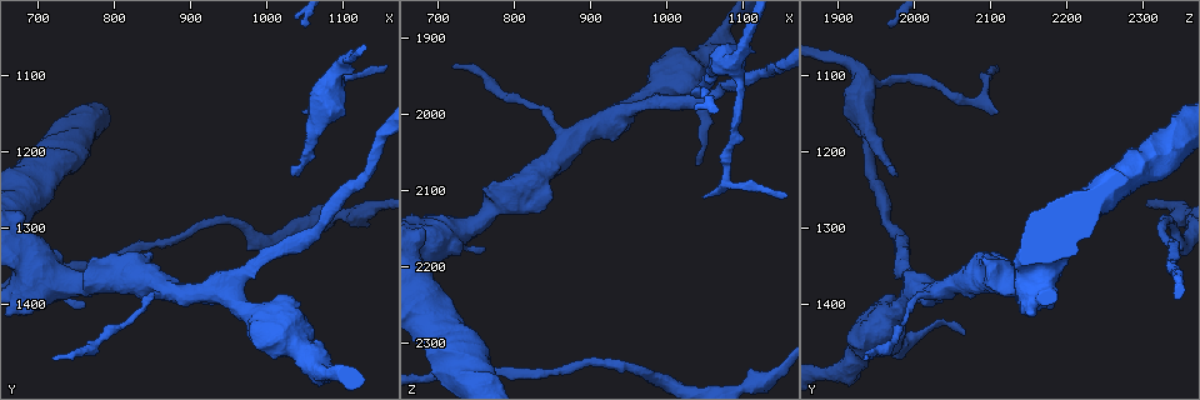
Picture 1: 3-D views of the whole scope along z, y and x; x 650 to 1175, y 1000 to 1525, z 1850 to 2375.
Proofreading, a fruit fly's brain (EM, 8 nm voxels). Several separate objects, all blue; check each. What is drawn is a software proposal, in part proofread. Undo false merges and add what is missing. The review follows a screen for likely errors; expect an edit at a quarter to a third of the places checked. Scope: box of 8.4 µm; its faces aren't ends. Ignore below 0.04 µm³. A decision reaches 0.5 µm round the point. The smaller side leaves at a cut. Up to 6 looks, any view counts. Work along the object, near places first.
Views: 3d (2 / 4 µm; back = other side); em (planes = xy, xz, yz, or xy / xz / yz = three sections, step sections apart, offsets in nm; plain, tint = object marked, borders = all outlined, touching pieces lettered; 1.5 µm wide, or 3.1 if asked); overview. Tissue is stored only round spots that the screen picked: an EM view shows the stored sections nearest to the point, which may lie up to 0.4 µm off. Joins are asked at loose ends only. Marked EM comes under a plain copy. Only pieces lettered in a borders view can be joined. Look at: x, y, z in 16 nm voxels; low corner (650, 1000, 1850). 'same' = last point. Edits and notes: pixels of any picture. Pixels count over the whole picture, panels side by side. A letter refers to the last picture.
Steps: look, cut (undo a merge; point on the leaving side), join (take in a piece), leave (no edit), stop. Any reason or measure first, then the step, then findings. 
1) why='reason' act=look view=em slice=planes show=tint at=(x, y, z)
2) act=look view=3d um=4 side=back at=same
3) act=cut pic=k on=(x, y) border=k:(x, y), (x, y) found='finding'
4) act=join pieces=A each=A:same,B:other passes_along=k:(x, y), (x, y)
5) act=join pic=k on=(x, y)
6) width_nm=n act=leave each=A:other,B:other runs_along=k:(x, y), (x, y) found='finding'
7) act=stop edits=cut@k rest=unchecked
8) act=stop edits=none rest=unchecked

why='branch stops here' act=look view=3d um=4 at=(725, 1470, 1935)

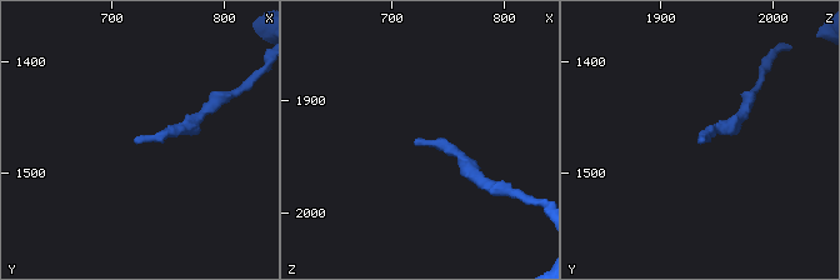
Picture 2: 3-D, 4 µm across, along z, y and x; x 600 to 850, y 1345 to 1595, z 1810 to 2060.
why='now the EM' act=look view=em slice=yz step=8 show=borders at=(718, 1474, 1936)

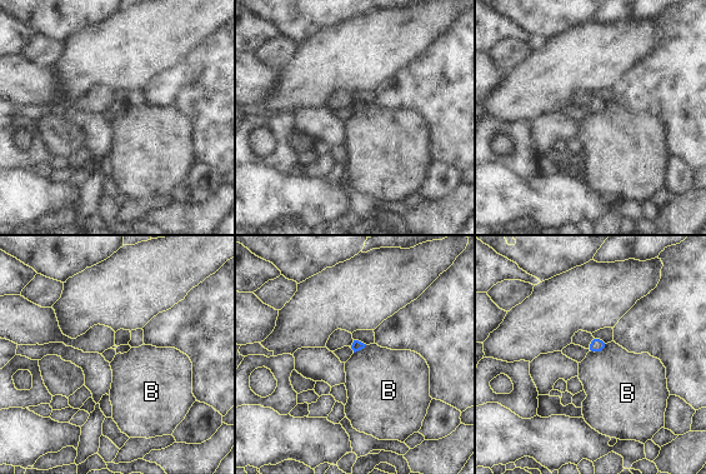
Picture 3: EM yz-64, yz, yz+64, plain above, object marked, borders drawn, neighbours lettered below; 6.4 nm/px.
act=look view=em slice=planes show=borders at=same

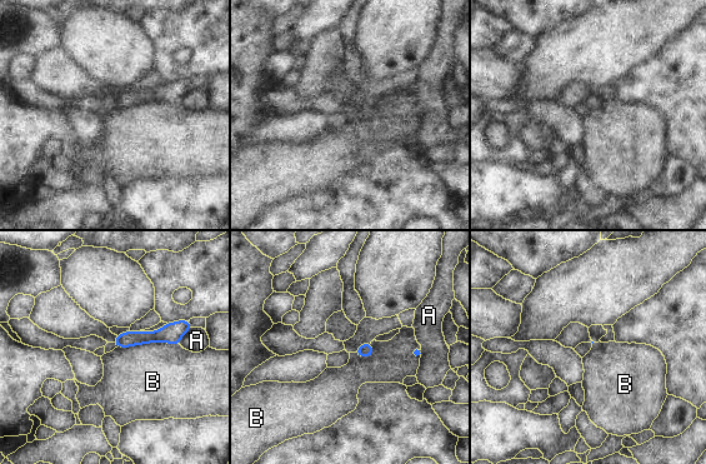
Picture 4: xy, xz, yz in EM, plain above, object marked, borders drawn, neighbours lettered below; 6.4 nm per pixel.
longest_contact=B:400nm act=leave each=A:other,B:other found='none of them fits'

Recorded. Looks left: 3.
why='thin neck' act=look view=em slice=planes show=borders at=(840, 1410, 1990)

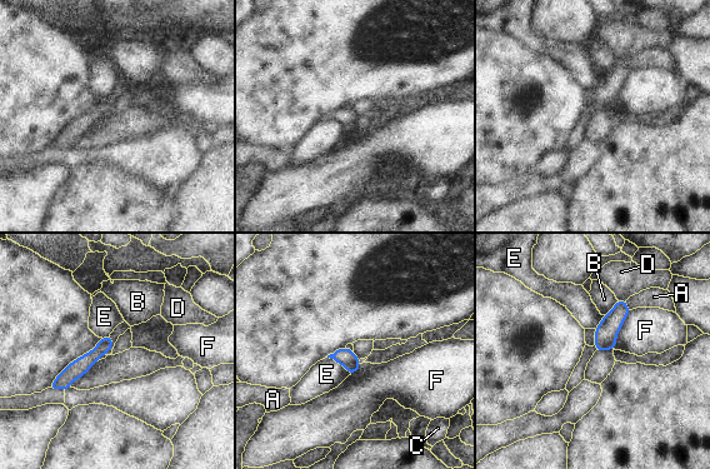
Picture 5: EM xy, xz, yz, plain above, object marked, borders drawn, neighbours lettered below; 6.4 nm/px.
act=leave each=A:other,B:other,C:other,D:other,E:other,F:other found='continuous, no second neuron'

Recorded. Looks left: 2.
act=look view=em slice=xz step=4 show=tint at=(1030, 1230, 1975)

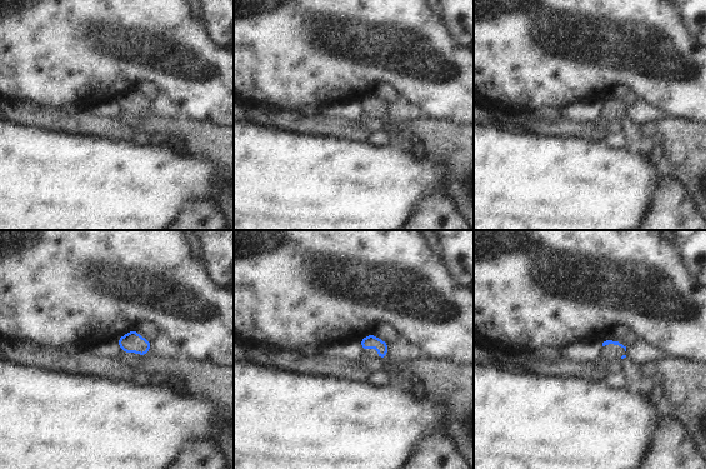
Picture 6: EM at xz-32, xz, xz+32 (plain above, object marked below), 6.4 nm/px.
why='cut it another way' act=look view=em slice=planes show=borders at=same

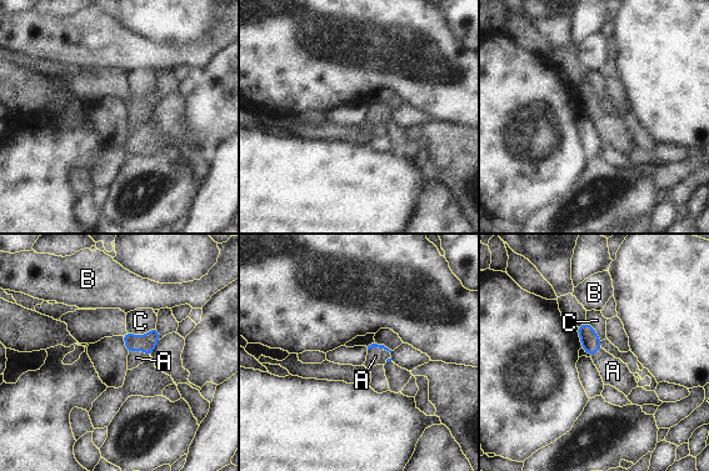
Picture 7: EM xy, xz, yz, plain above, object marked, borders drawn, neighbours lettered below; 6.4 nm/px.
longest_contact=C:190nm act=join pieces=A each=A:same,B:other,C:other passes_along=7:(146, 342), (139, 349), (136, 357) found='it goes on there'

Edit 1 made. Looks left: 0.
act=stop edits=join@7 rest=unchecked

